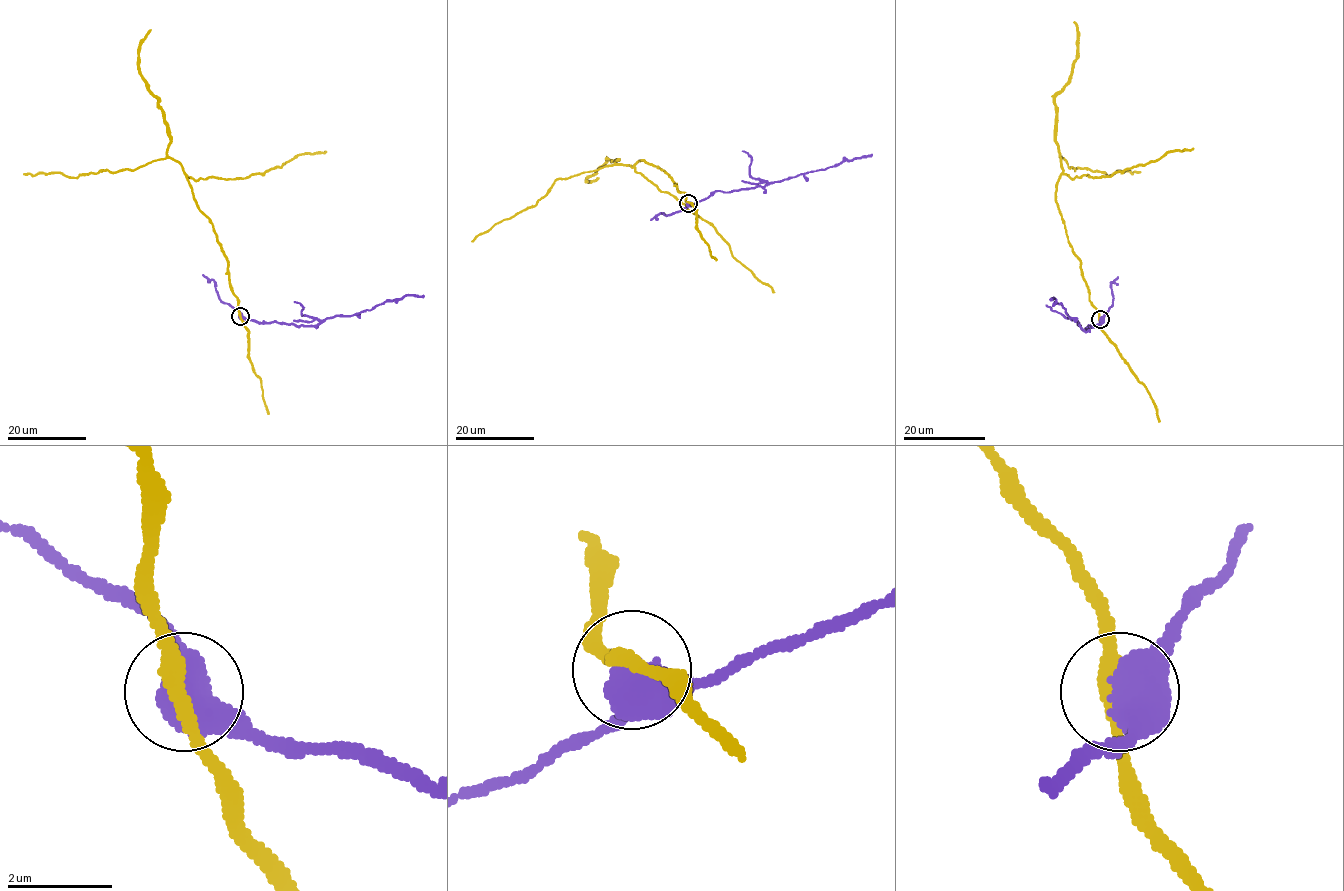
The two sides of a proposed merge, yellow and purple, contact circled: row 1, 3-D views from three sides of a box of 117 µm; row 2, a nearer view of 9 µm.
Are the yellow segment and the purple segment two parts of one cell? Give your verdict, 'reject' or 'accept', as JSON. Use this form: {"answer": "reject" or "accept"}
{"answer": "reject"}

